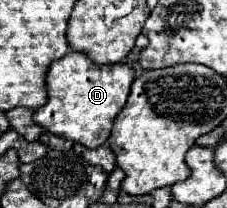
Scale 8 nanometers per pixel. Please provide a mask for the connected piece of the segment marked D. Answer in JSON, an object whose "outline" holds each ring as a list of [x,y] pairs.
{"outline":[[[72,51],[50,65],[46,77],[48,103],[34,111],[34,119],[42,129],[54,135],[82,143],[88,149],[96,149],[108,141],[112,123],[126,105],[132,81],[134,69],[130,65],[98,65],[86,53]]]}

